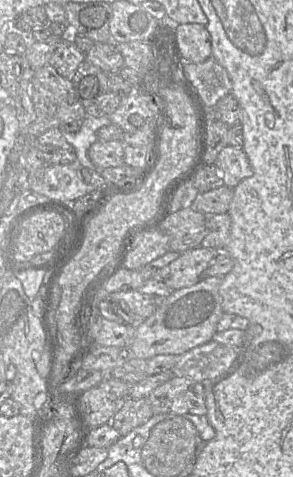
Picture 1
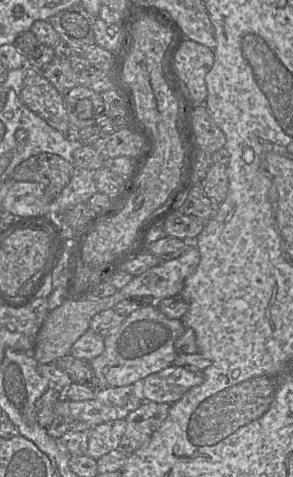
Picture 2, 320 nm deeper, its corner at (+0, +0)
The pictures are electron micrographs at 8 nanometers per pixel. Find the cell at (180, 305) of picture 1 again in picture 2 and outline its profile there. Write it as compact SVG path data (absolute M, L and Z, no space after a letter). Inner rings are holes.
M155 303L130 313L118 328L105 336L102 354L90 361L99 388L132 385L169 367L177 356L175 341L184 330L181 319L168 318Z

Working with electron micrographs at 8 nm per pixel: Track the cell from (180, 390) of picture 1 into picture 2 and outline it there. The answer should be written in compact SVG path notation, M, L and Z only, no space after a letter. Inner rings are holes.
M143 401L125 418L126 428L117 449L132 454L146 444L166 419L171 404Z

